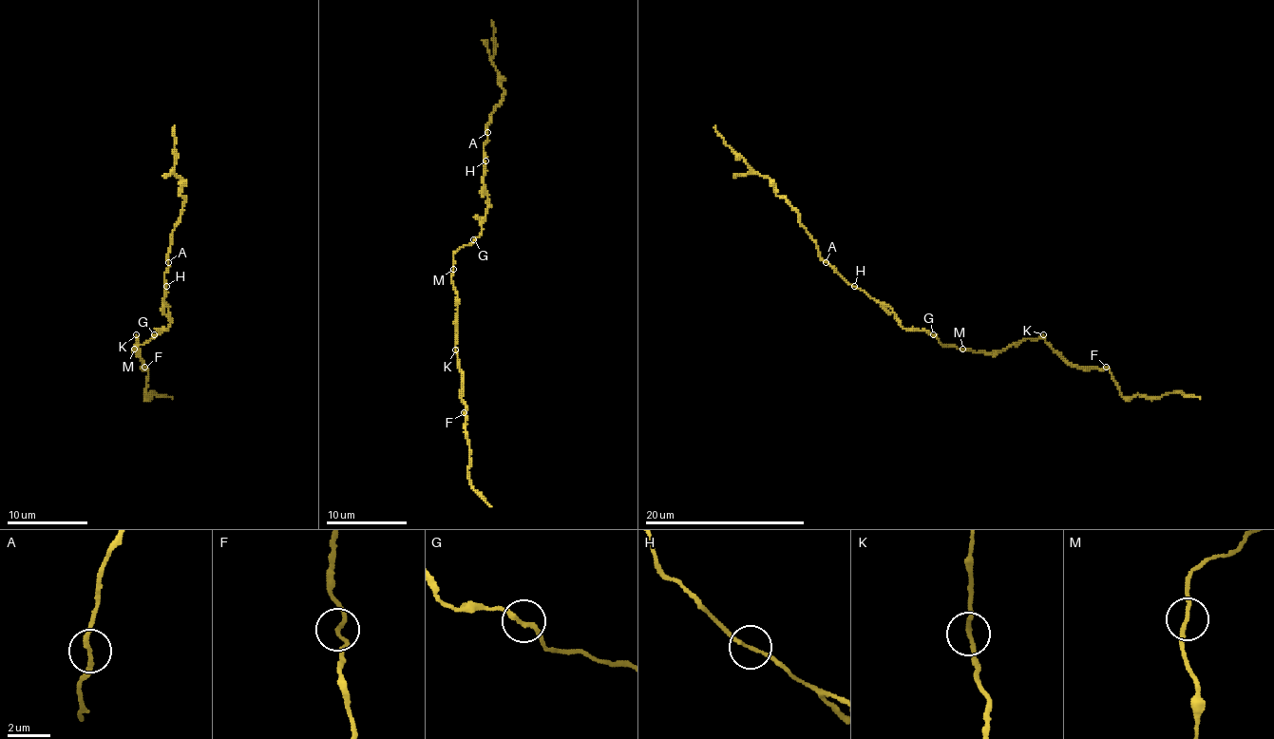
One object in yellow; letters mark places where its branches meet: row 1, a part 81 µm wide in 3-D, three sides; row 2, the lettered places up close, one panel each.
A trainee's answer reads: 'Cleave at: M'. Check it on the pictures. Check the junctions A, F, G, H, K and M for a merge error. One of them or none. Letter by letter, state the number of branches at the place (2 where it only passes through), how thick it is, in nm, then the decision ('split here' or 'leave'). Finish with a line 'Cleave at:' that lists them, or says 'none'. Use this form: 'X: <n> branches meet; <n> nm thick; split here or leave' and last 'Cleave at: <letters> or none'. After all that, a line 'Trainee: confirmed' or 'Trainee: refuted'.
A: 2 branches meet; 180 nm thick; leave
F: 2 branches meet; 180 nm thick; leave
G: 2 branches meet; 160 nm thick; leave
H: 2 branches meet; 170 nm thick; leave
K: 2 branches meet; 190 nm thick; leave
M: 2 branches meet; 170 nm thick; leave
Cleave at: none
Trainee: refuted

